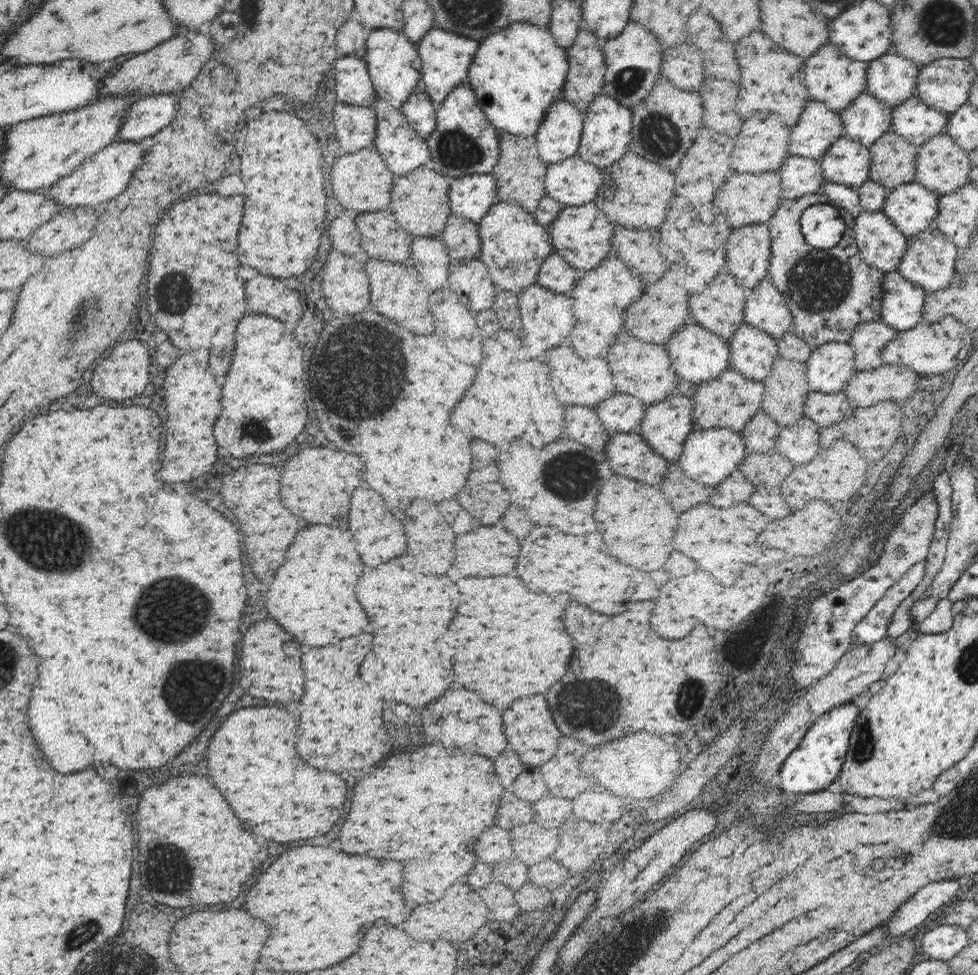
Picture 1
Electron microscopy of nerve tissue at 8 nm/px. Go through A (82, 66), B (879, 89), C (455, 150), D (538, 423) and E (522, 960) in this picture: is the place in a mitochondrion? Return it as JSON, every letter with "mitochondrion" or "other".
{"A":"other","B":"other","C":"mitochondrion","D":"other","E":"other"}

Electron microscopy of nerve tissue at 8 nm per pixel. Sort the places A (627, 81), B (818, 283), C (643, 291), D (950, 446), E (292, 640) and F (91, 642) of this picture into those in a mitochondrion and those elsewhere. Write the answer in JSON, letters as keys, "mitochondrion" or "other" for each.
{"A":"mitochondrion","B":"mitochondrion","C":"other","D":"other","E":"other","F":"other"}

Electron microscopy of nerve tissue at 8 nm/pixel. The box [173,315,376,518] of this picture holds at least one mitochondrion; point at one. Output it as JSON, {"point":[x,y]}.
{"point":[253,431]}

